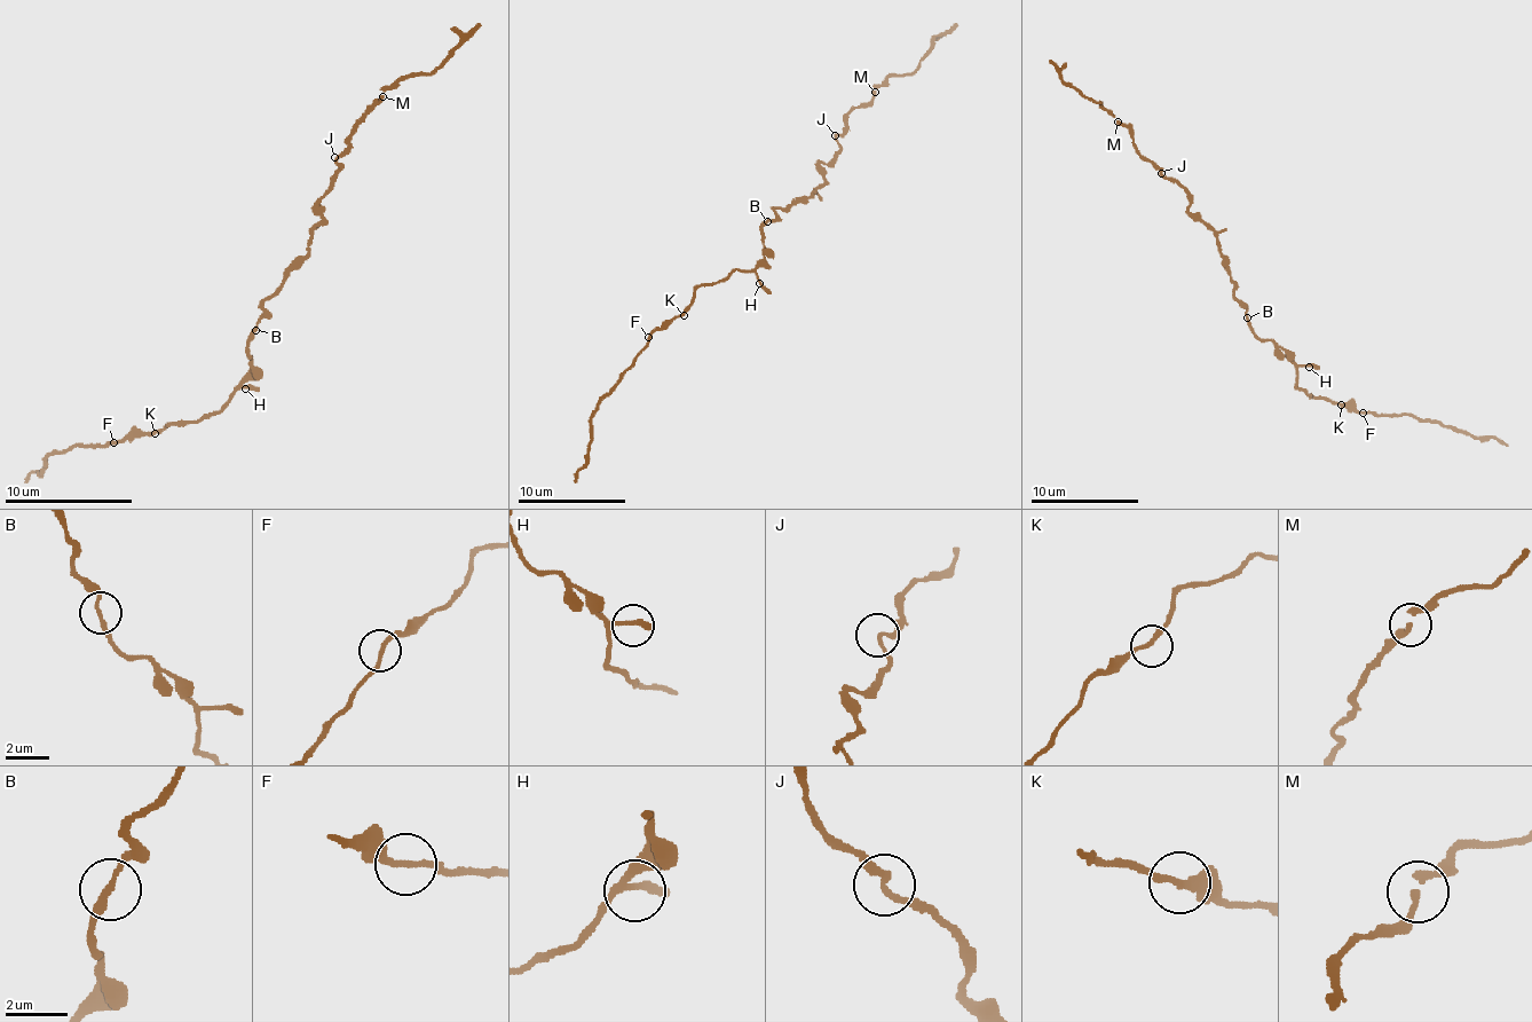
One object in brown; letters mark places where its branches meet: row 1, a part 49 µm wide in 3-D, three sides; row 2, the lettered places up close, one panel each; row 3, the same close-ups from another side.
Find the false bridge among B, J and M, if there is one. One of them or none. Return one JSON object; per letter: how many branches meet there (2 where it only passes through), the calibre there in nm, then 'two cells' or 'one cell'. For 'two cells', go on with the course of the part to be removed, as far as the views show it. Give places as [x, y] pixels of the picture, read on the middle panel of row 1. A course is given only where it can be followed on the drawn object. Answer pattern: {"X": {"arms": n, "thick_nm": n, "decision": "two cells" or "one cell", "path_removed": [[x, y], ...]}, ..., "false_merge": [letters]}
{"B": {"arms": 2, "thick_nm": 200, "decision": "one cell"}, "J": {"arms": 2, "thick_nm": 190, "decision": "one cell"}, "M": {"arms": 2, "thick_nm": 180, "decision": "one cell"}, "false_merge": []}

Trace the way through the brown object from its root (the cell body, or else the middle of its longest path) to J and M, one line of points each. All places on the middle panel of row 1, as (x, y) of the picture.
J: (770, 221), (775, 215), (775, 207), (802, 202), (823, 181), (821, 164), (829, 164), (839, 151), (835, 135)
M: (770, 221), (775, 207), (802, 202), (823, 181), (821, 164), (839, 151), (837, 138), (845, 118), (875, 92)

